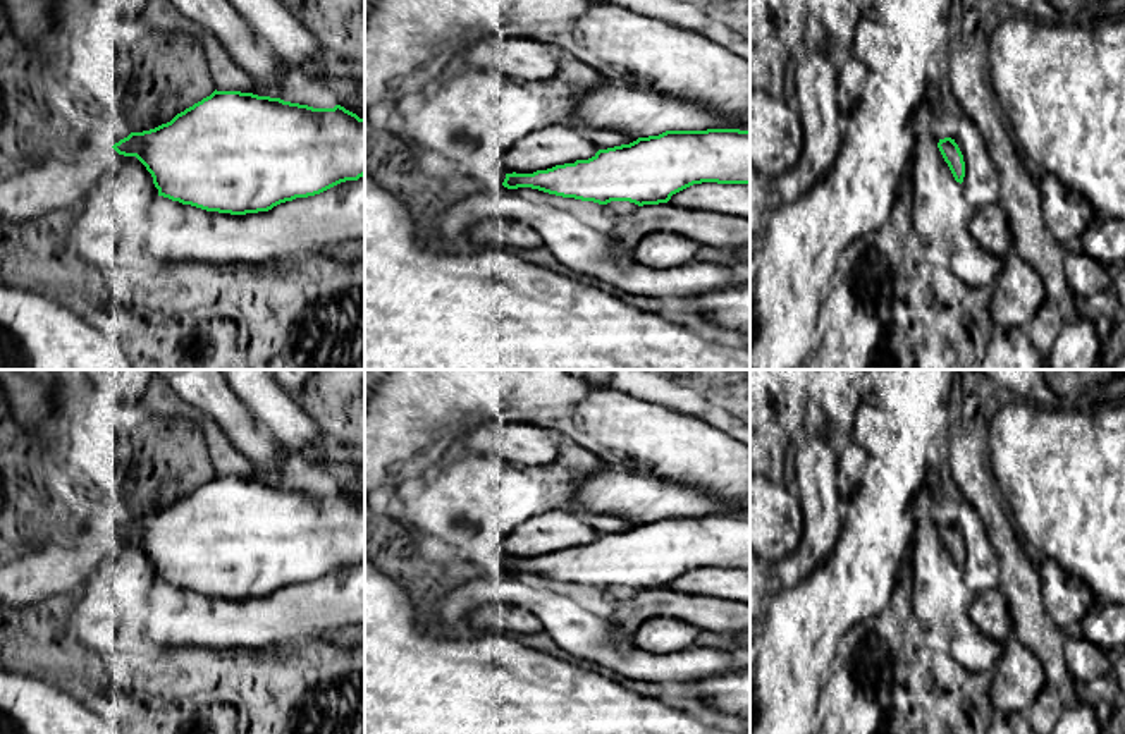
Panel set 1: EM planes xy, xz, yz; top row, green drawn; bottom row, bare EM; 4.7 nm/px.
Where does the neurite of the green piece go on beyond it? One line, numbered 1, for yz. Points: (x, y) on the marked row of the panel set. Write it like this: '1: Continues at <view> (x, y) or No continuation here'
1: No continuation here

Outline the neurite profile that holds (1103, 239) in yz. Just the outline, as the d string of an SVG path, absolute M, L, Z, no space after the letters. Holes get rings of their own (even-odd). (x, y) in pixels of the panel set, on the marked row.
M1094 217L1080 239L1084 253L1111 273L1125 268L1125 220Z

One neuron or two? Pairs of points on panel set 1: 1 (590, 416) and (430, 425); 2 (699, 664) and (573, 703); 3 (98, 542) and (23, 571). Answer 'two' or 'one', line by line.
1: one
2: two
3: one

